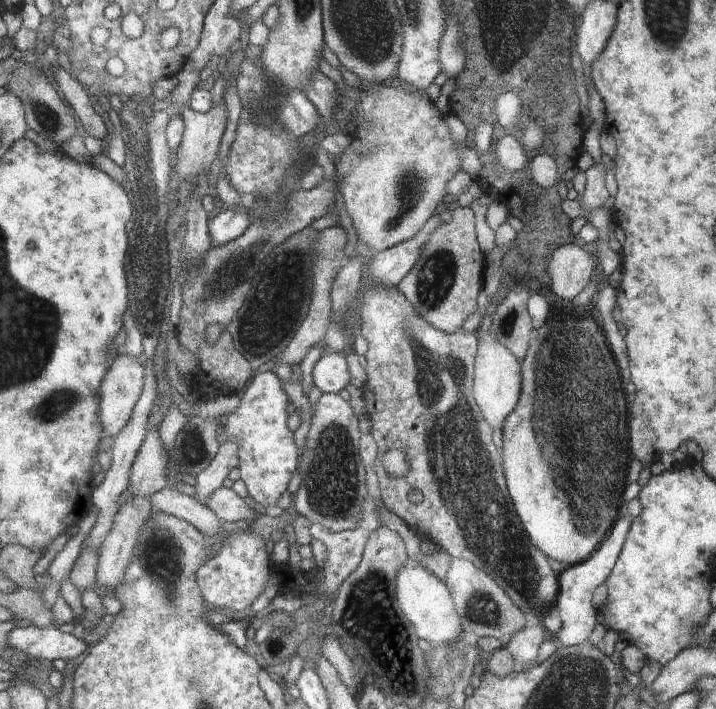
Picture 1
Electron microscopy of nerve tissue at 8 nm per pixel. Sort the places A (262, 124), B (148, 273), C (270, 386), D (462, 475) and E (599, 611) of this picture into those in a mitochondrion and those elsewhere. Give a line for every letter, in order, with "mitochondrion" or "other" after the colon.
A: mitochondrion
B: mitochondrion
C: other
D: mitochondrion
E: other

